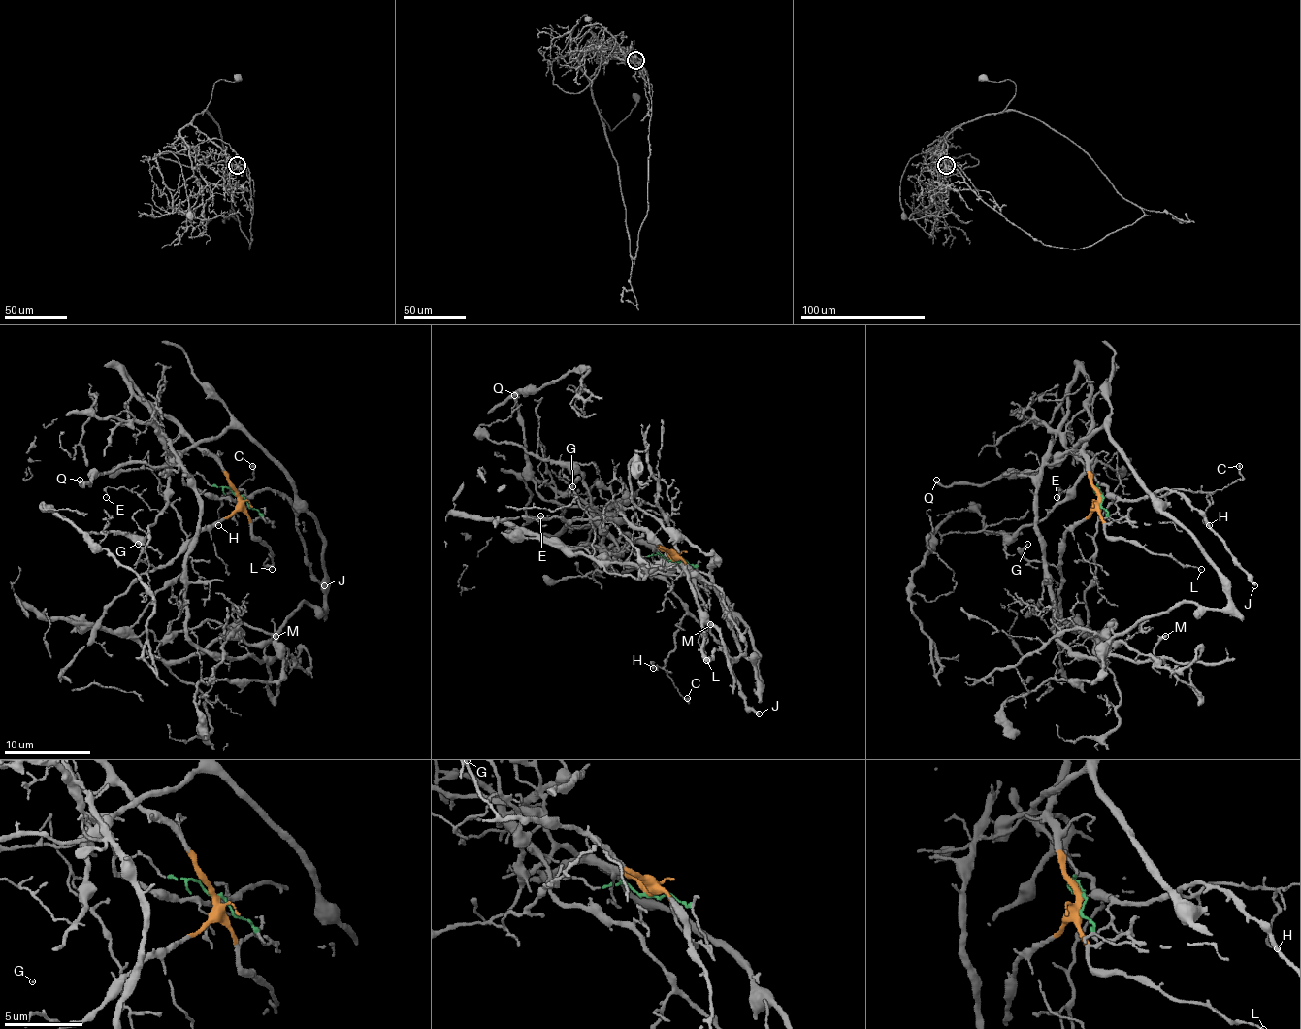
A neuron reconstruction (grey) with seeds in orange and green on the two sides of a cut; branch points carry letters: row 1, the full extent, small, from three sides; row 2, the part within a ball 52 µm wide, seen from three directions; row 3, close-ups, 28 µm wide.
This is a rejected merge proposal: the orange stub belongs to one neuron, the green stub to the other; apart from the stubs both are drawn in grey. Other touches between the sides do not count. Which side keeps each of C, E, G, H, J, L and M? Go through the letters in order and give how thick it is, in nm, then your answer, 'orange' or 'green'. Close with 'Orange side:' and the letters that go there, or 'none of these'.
C: 180 nm | green
E: 100 nm | orange
G: 110 nm | orange
H: 160 nm | green
J: 240 nm | green
L: 100 nm | orange
M: 240 nm | orange
Orange side: E, G, L, M

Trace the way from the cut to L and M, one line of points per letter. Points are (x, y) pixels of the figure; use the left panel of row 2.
L: (239, 495), (241, 511), (254, 537), (271, 549), (271, 569)
M: (239, 495), (196, 444), (168, 452), (200, 507), (185, 564), (187, 633), (211, 652), (258, 661), (276, 636)

